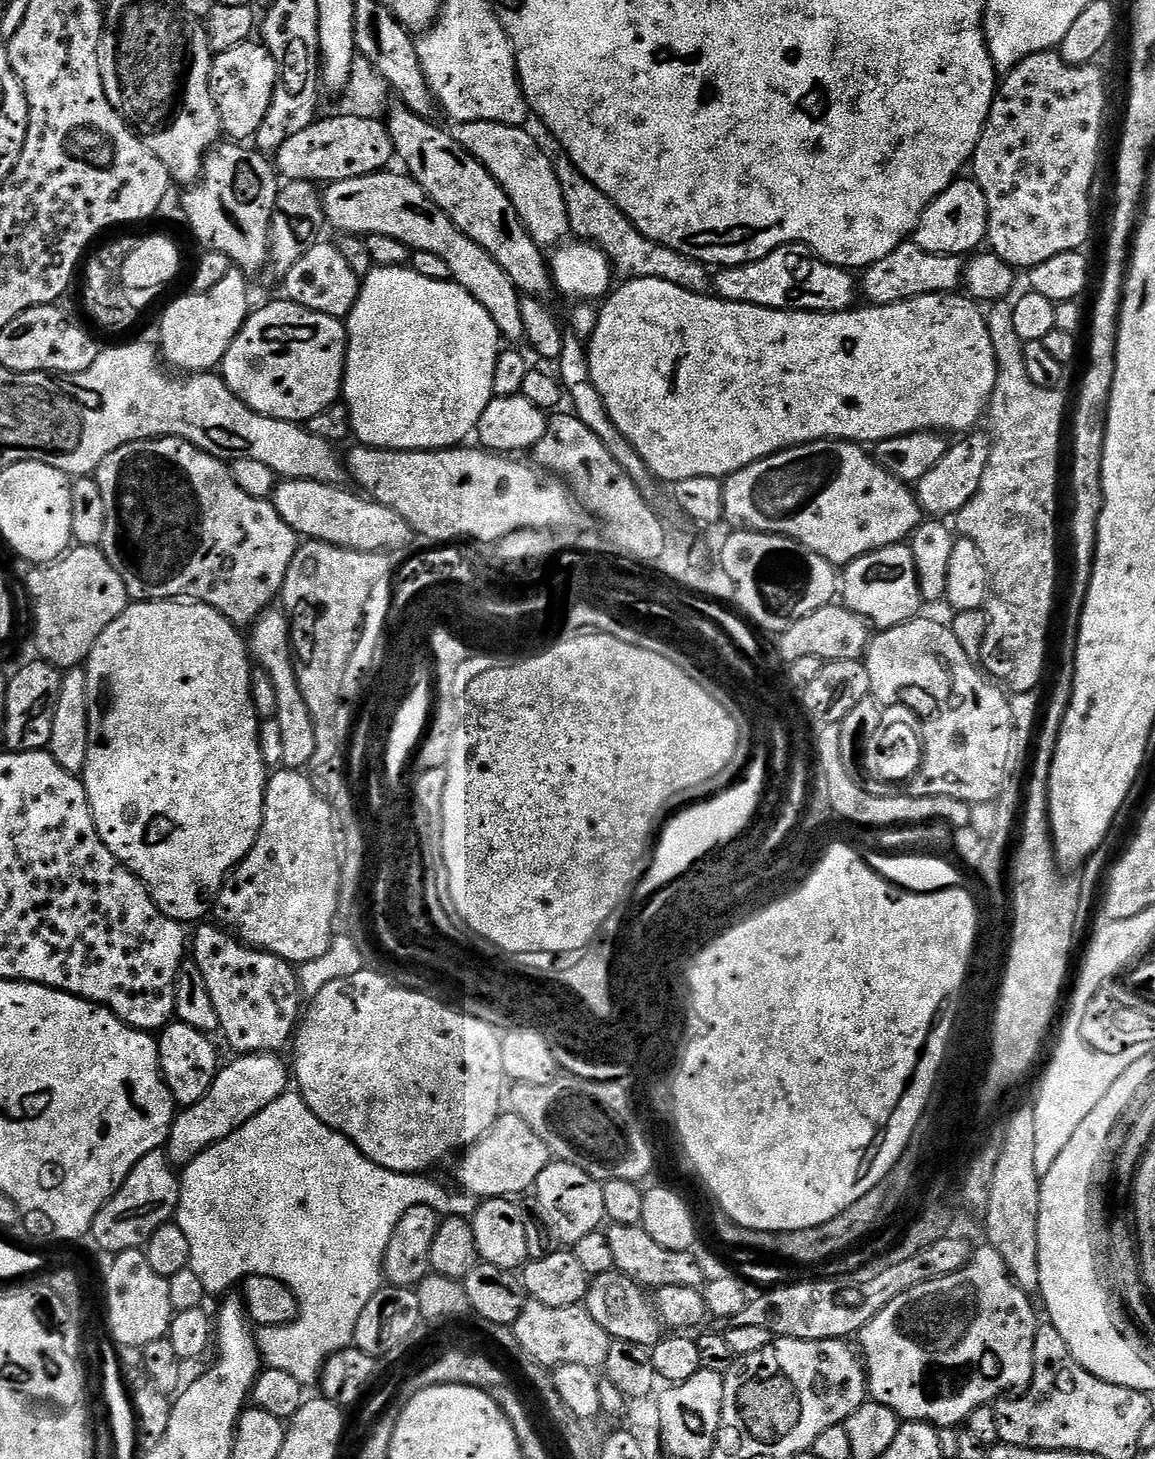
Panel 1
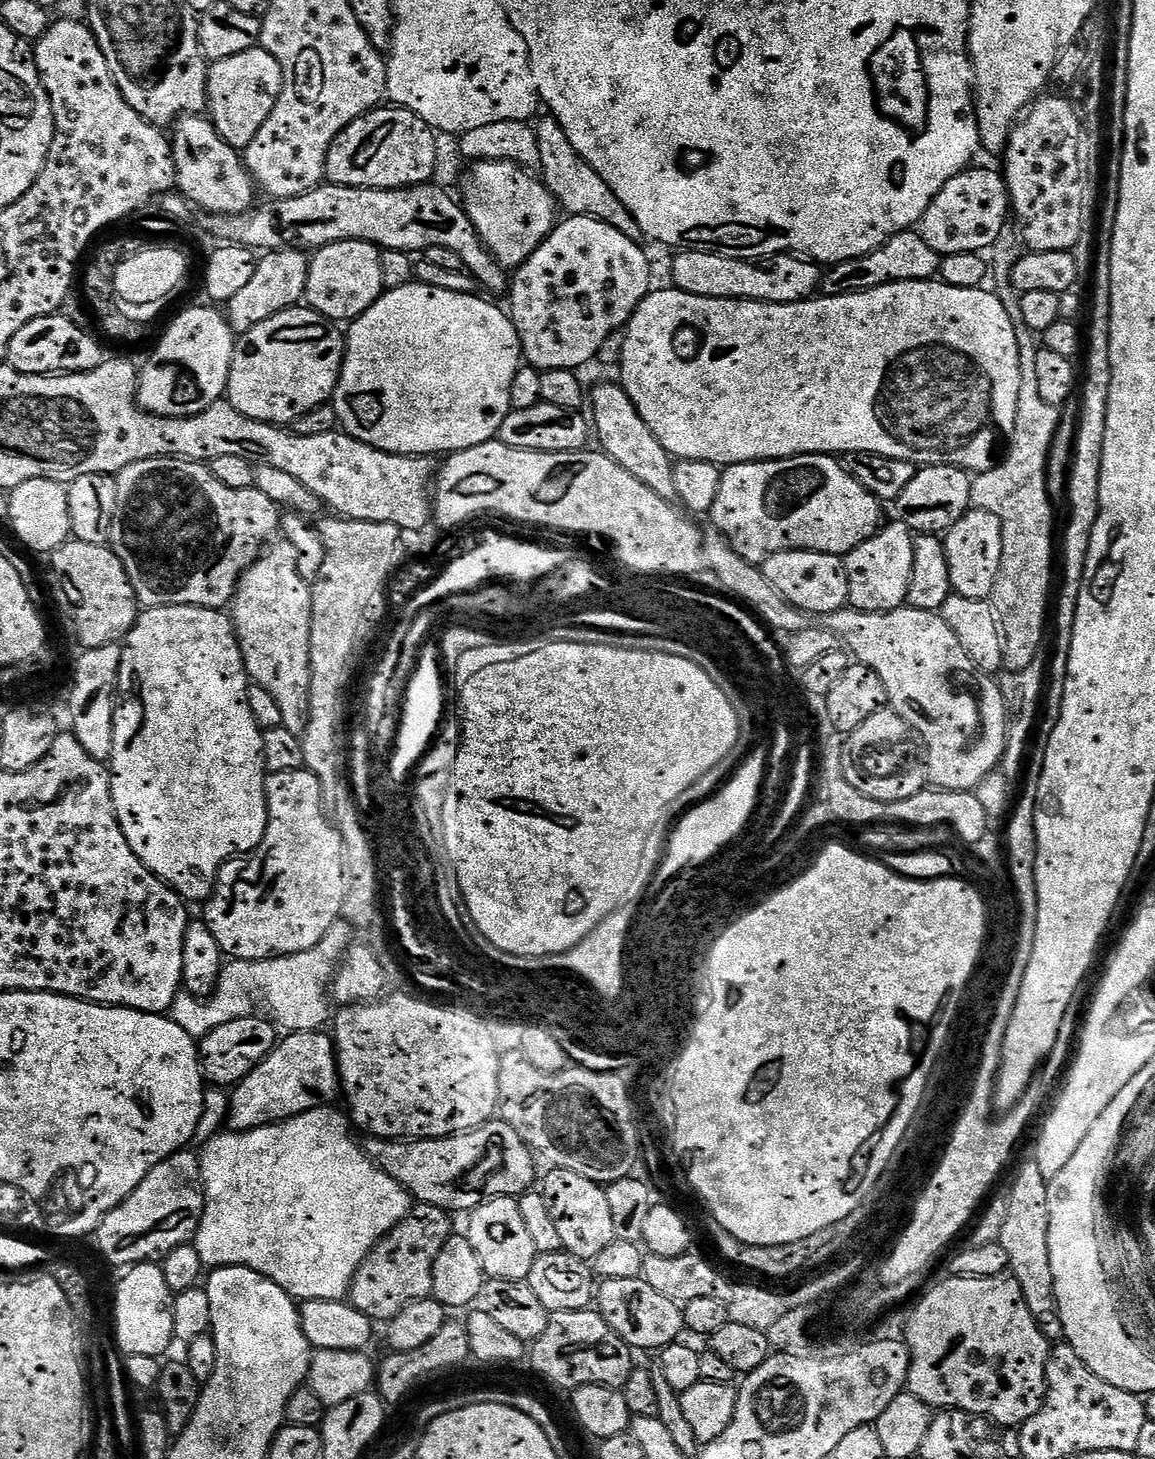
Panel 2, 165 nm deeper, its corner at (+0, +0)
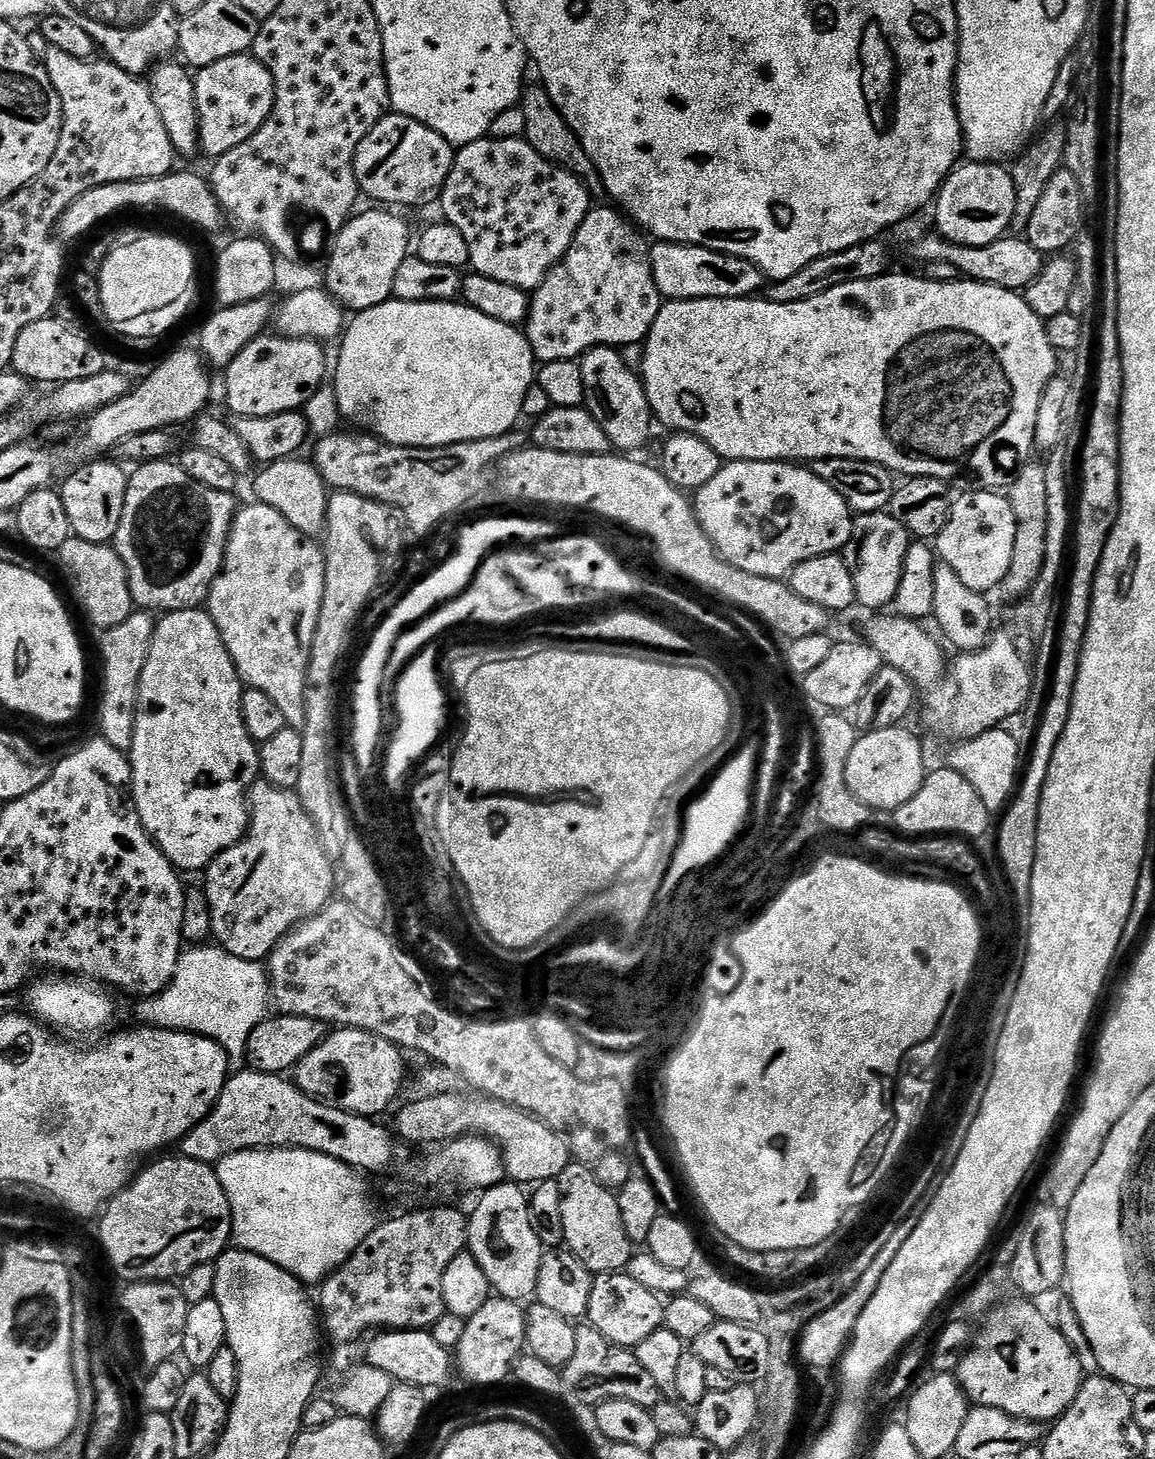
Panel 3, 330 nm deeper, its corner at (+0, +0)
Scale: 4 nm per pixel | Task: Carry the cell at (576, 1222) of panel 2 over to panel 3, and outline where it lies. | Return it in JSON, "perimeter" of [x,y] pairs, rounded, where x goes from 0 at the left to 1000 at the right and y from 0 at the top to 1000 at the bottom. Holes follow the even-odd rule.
{"perimeter":[[[493,797],[488,804],[484,806],[485,815],[487,816],[487,848],[491,857],[506,866],[514,873],[520,872],[535,872],[543,870],[549,860],[549,851],[542,846],[542,840],[539,840],[539,832],[535,829],[533,817],[523,812],[522,808],[515,806],[506,798]]]}

